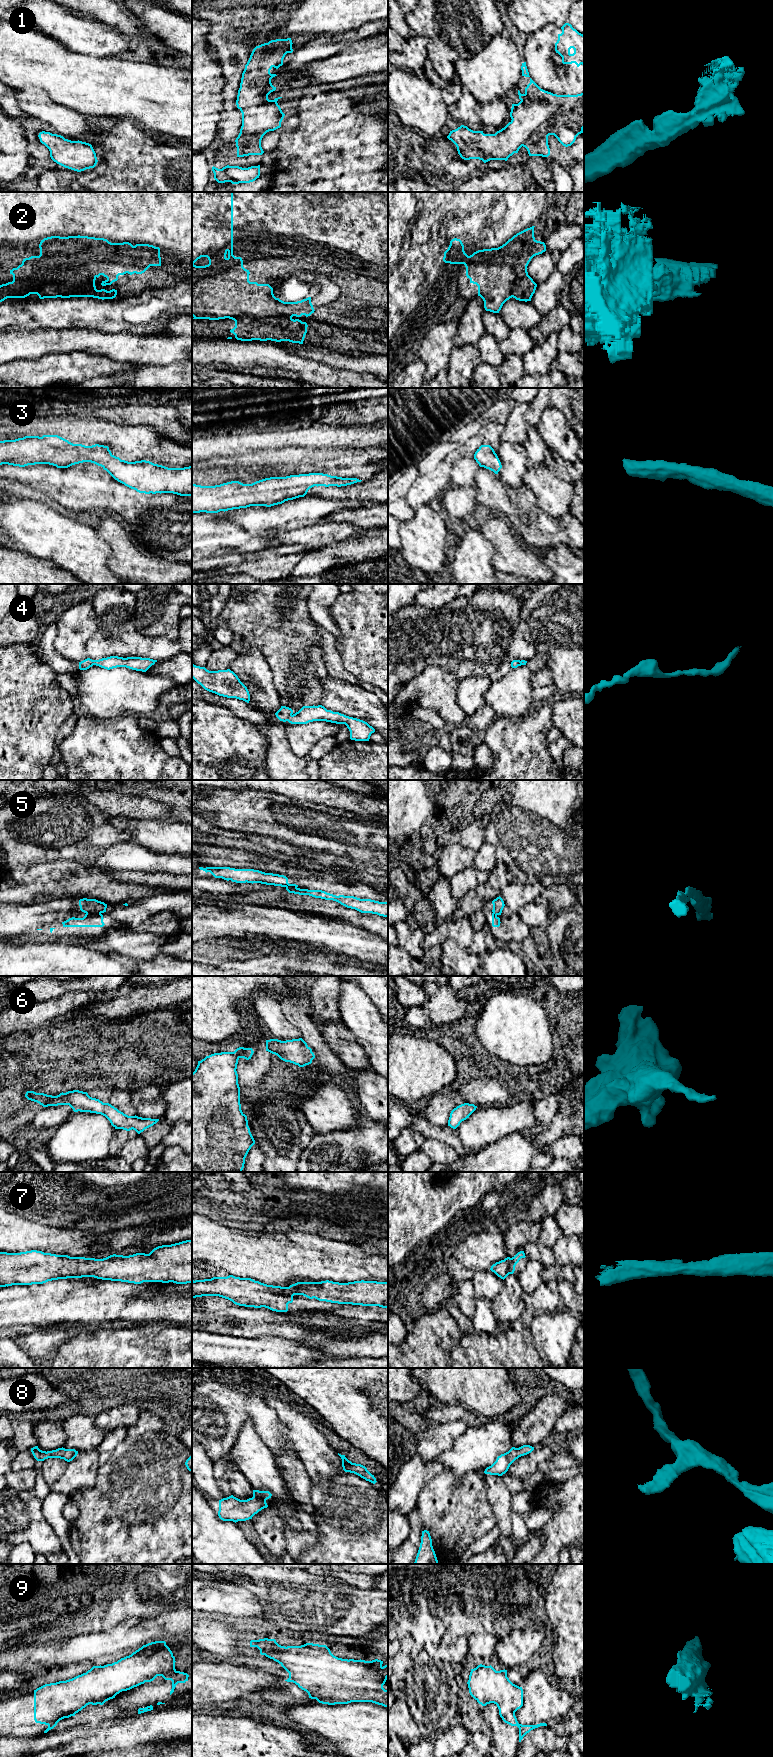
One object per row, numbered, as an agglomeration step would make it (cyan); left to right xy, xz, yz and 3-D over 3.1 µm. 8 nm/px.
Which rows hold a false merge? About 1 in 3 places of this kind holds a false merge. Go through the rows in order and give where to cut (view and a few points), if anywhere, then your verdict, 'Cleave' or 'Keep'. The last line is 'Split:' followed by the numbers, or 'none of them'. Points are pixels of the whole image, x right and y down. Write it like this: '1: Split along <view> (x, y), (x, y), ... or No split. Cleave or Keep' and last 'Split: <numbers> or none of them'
1: Split along yz (554, 102), (557, 110), (522, 145). Cleave
2: Split along xz (291, 317), (230, 318). Cleave
3: No split. Keep
4: No split. Keep
5: Split along xy (86, 912), (100, 914). Cleave
6: No split. Keep
7: No split. Keep
8: No split. Keep
9: No split. Keep
Split: 1, 2, 5

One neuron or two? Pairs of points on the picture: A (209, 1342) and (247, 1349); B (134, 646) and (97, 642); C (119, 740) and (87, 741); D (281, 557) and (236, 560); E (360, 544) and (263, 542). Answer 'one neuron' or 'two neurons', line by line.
A: one neuron
B: one neuron
C: one neuron
D: one neuron
E: two neurons

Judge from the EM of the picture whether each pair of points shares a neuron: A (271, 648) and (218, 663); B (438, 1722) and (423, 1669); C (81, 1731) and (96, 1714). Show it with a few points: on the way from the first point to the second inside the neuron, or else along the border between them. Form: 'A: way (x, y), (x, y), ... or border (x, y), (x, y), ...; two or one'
A: border (228, 645), (238, 654); two
B: way (438, 1709), (435, 1682); one
C: way (83, 1727), (92, 1718); one

